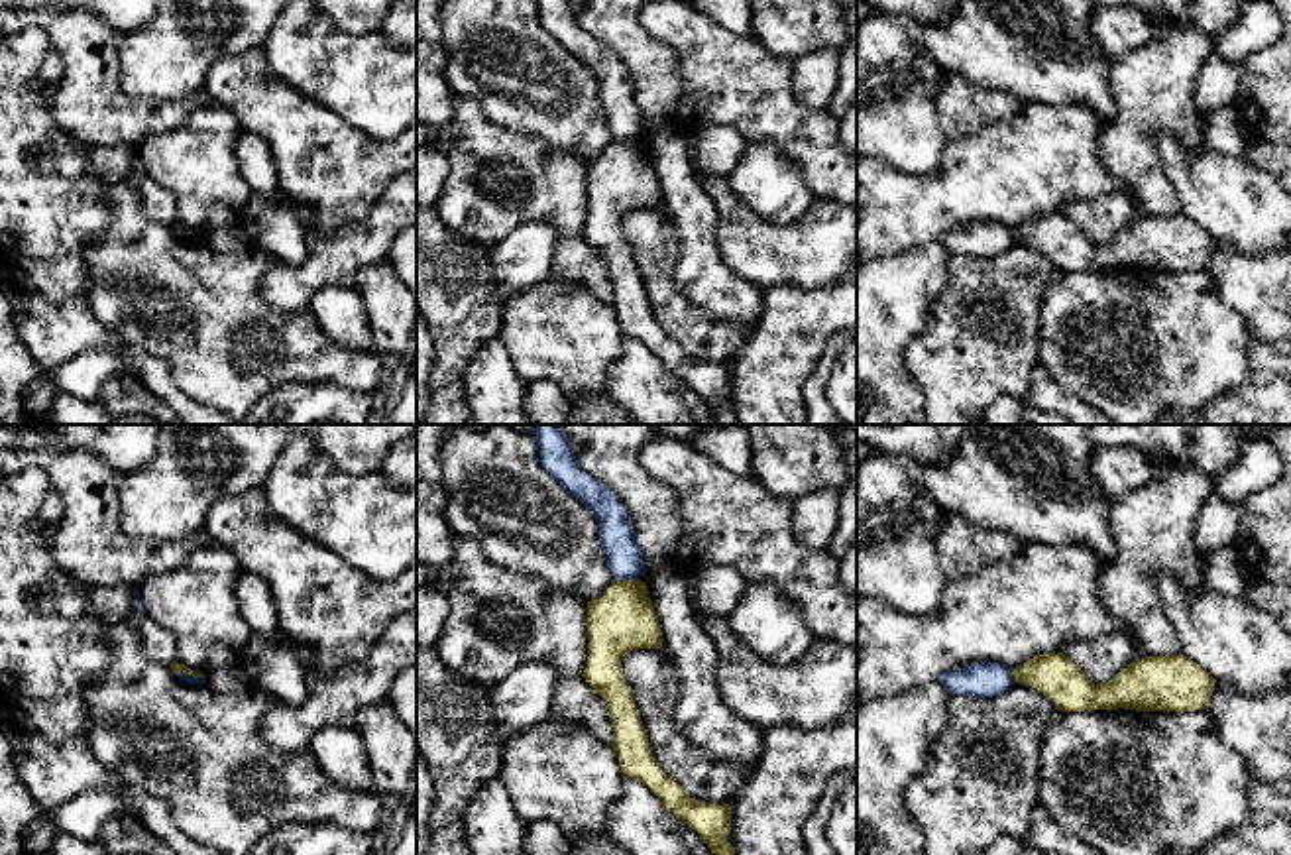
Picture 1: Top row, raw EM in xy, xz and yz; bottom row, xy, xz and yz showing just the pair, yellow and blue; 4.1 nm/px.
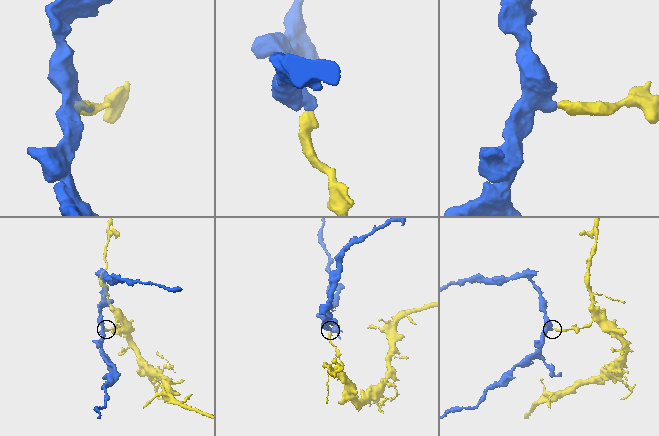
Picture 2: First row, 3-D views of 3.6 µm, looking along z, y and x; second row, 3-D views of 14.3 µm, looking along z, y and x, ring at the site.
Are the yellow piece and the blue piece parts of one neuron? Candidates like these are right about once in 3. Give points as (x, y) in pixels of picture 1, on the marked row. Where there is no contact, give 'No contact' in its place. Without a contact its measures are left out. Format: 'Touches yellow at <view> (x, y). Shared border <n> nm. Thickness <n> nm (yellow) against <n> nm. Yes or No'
Touches yellow at xz (625, 580). Shared border 100 nm. Thickness 260 nm (yellow) against 150 nm. No

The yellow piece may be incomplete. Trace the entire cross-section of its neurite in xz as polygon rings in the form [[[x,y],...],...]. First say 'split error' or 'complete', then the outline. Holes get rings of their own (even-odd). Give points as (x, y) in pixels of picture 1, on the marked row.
complete; [[[613,580],[595,599],[588,601],[589,656],[586,682],[605,700],[613,749],[625,776],[646,784],[678,820],[686,822],[707,843],[713,855],[735,855],[729,843],[729,804],[707,804],[692,798],[656,763],[646,729],[627,684],[621,660],[637,649],[660,649],[662,629],[641,580]]]

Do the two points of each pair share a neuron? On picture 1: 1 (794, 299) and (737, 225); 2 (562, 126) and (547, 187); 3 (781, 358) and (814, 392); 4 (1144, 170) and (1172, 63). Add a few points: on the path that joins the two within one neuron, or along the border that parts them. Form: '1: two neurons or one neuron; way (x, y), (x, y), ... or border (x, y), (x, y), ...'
1: two neurons; border (830, 285), (775, 285), (763, 291)
2: two neurons; border (513, 130), (541, 136), (586, 162)
3: two neurons; border (828, 341), (818, 366), (802, 388), (802, 403)
4: one neuron; way (1144, 144), (1144, 109), (1152, 99), (1152, 89)

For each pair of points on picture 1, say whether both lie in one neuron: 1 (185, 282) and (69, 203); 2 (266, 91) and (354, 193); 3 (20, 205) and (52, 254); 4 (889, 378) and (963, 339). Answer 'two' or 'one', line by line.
1: two
2: one
3: one
4: two

